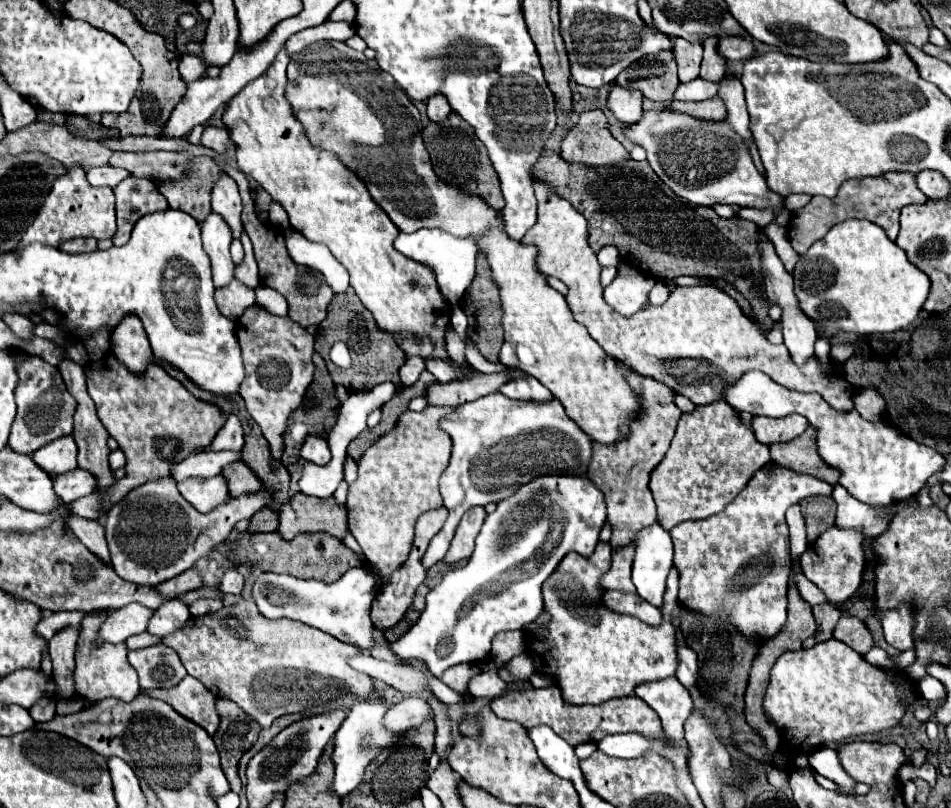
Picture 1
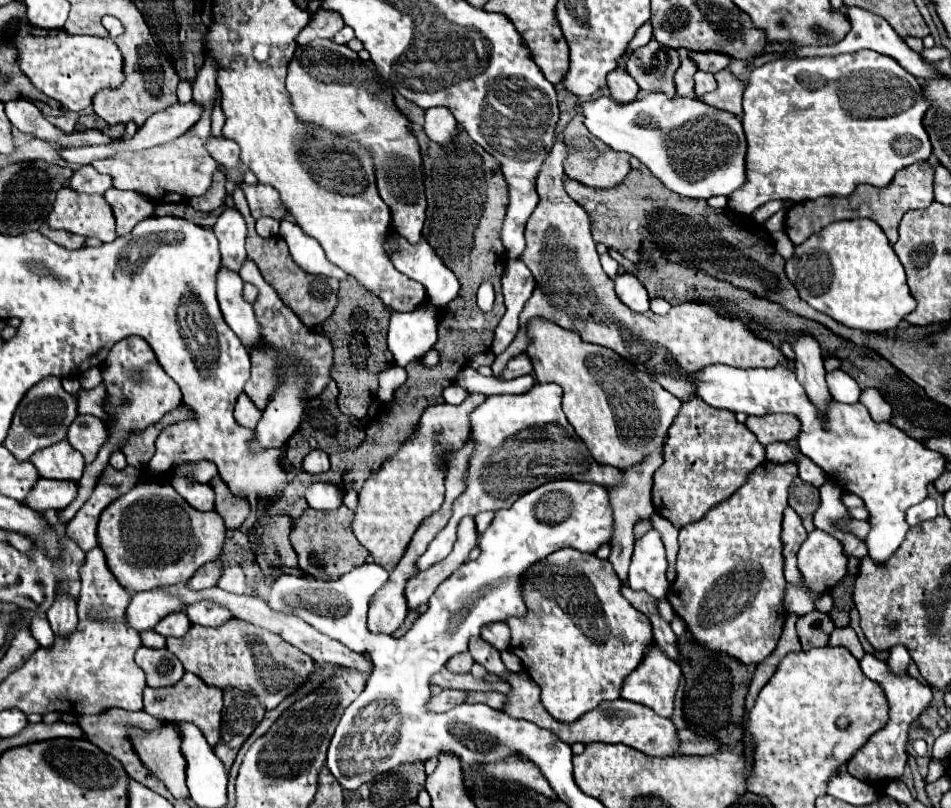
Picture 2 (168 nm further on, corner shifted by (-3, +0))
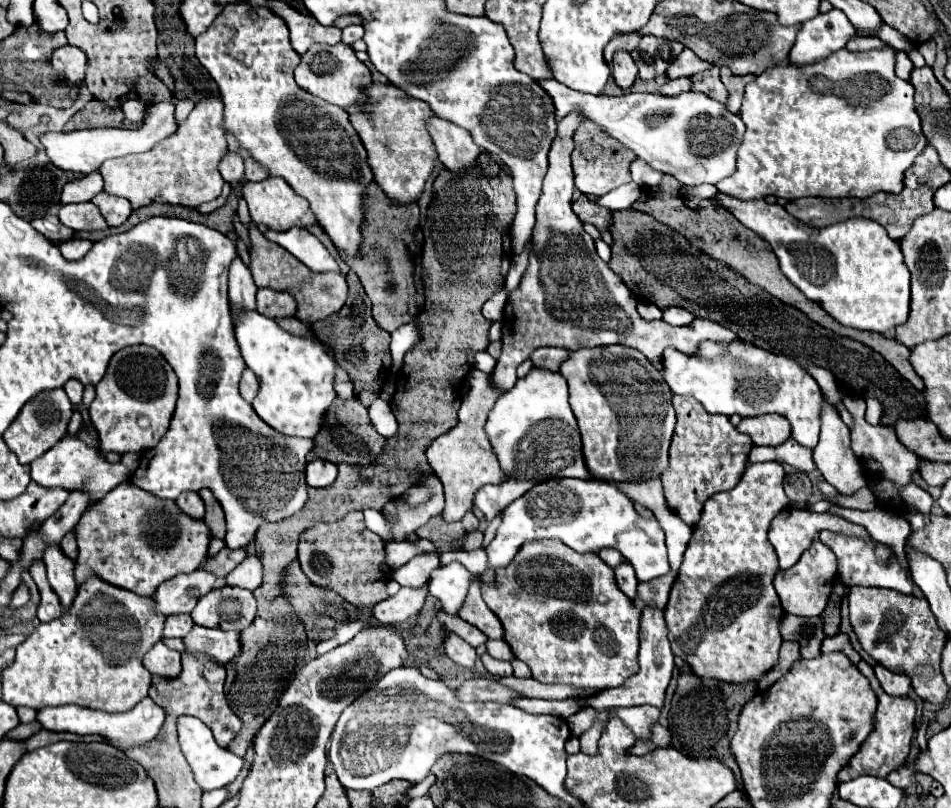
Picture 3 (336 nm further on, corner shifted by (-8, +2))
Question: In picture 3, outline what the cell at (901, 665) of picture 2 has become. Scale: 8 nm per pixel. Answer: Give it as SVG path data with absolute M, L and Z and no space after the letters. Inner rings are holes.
M876 665L874 673L876 673L882 689L888 695L906 695L910 691L912 681L908 679L906 673L894 673L894 671L890 671L890 669L882 667L882 665Z

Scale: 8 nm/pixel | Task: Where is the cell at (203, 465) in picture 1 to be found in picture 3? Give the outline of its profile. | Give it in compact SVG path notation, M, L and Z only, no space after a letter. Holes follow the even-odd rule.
M240 309L234 313L236 339L246 365L260 377L260 391L252 403L258 417L272 429L294 437L316 437L320 421L334 401L334 361L326 355L320 343L296 337L276 325L274 319L258 311Z

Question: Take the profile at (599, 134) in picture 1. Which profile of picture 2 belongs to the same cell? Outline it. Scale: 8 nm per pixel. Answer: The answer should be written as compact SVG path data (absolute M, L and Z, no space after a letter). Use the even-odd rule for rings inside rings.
M575 115L569 121L569 125L563 131L563 141L565 141L567 153L569 153L565 159L565 175L573 181L579 181L593 189L611 189L611 187L617 187L619 183L623 183L627 173L631 171L629 155L613 151L611 147L607 147L605 143L595 139L595 135L591 135L587 131L587 127L583 125L583 115Z

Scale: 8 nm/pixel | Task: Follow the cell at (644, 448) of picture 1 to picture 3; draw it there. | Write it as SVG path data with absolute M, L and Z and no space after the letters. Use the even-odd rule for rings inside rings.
M622 561L616 569L616 581L618 581L618 587L624 591L624 595L628 595L630 599L636 599L636 573L634 573L634 567L628 563L628 561Z

